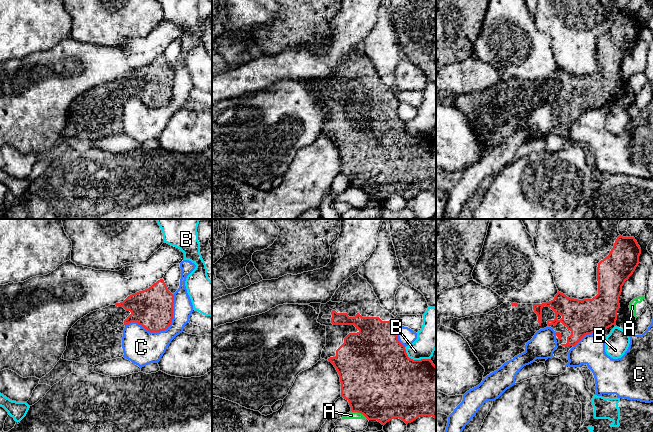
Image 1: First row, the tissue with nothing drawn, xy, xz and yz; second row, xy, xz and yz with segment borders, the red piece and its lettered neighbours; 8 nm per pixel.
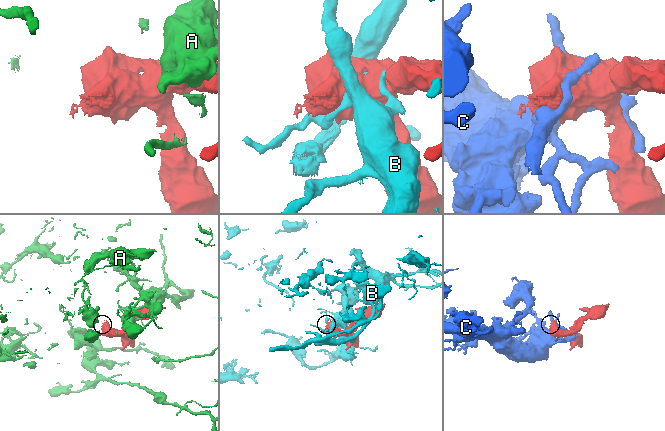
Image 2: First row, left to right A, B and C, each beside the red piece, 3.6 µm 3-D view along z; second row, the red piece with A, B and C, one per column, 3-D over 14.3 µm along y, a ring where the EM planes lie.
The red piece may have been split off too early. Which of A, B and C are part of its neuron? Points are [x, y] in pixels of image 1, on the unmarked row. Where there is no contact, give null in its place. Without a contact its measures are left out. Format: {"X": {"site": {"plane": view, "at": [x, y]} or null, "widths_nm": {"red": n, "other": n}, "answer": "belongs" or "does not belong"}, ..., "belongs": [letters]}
{"A": {"site": {"plane": "xz", "at": [359, 188]}, "widths_nm": {"red": 500, "other": 60}, "answer": "does not belong"}, "B": {"site": {"plane": "xz", "at": [415, 136]}, "widths_nm": {"red": 500, "other": 220}, "answer": "does not belong"}, "C": {"site": {"plane": "xy", "at": [162, 106]}, "widths_nm": {"red": 320, "other": 280}, "answer": "does not belong"}, "belongs": []}

